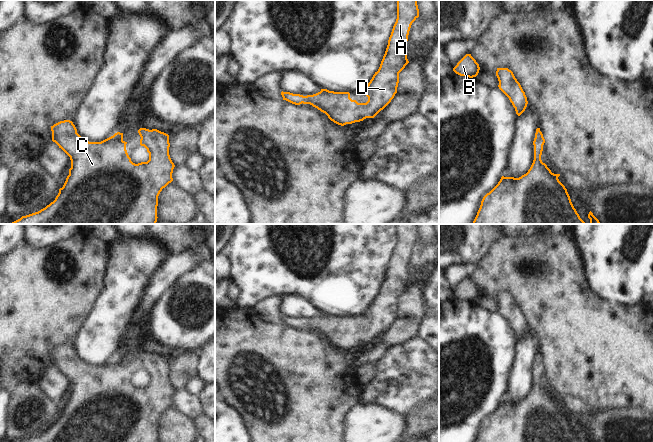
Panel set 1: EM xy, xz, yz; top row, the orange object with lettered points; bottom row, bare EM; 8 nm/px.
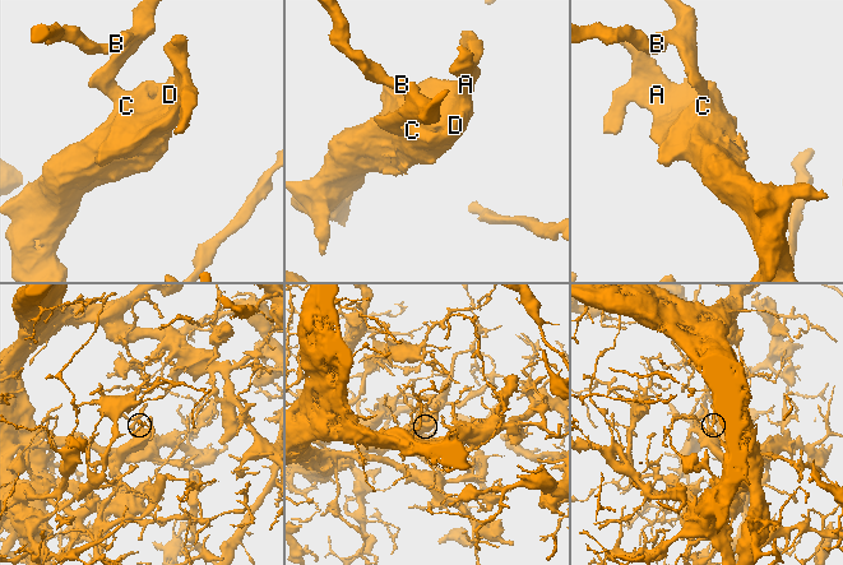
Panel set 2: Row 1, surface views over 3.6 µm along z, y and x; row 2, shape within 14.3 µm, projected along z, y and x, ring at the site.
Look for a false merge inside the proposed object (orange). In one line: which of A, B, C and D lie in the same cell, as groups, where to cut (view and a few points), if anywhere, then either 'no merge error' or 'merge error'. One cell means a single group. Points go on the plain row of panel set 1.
groups A B C D; cut none; no merge error

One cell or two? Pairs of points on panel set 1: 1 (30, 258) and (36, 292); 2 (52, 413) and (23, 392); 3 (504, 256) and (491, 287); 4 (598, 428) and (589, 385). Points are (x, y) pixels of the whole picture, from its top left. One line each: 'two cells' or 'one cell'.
1: one cell
2: one cell
3: one cell
4: two cells

